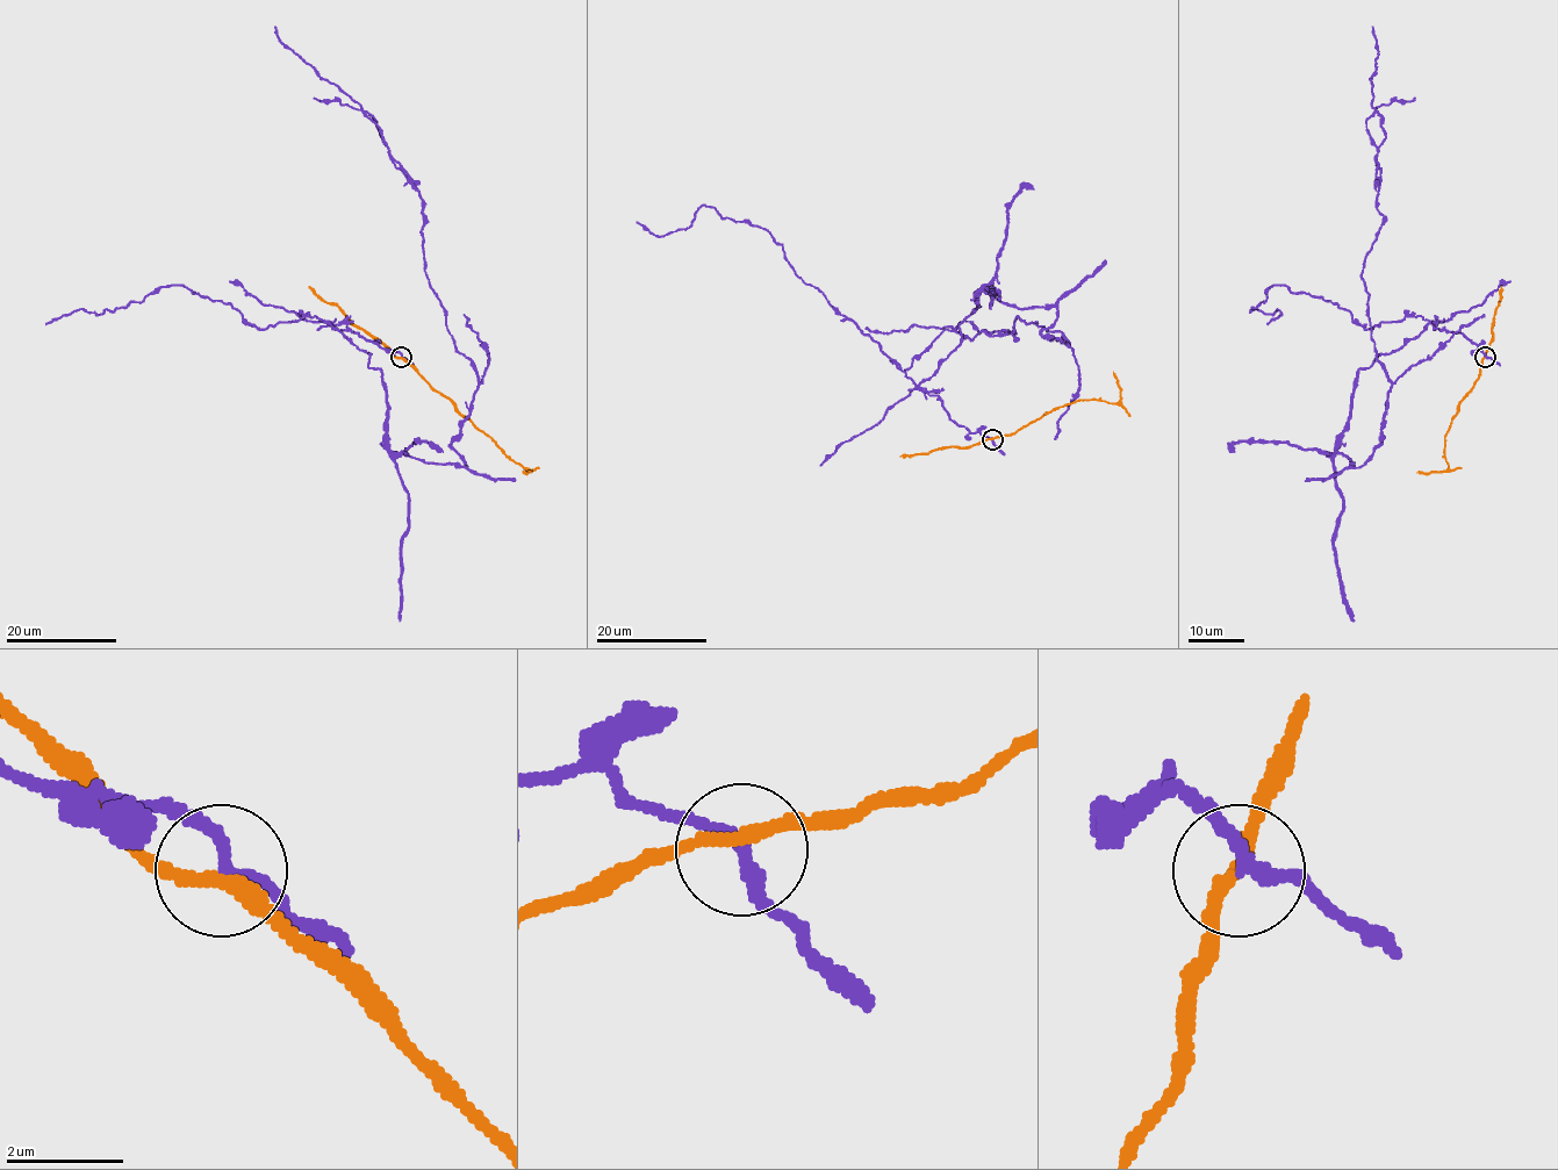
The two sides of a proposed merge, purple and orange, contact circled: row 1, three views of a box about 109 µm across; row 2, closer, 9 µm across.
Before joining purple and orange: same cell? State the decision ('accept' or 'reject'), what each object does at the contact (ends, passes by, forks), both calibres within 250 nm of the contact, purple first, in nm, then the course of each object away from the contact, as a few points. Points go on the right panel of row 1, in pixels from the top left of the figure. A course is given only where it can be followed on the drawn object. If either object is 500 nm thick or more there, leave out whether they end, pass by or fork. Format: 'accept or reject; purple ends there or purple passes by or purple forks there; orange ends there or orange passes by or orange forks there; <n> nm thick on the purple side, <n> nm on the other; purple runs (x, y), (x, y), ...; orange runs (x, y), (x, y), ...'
reject; purple passes by; orange passes by; 200 nm thick on the purple side, 240 nm on the other; purple runs (1484, 357), (1429, 323), (1358, 371), (1336, 450), (1365, 461), (1392, 380), (1361, 277), (1384, 217), (1372, 26); orange runs (1484, 357), (1480, 375), (1459, 402), (1444, 438), (1448, 467), (1443, 472), (1416, 473)

